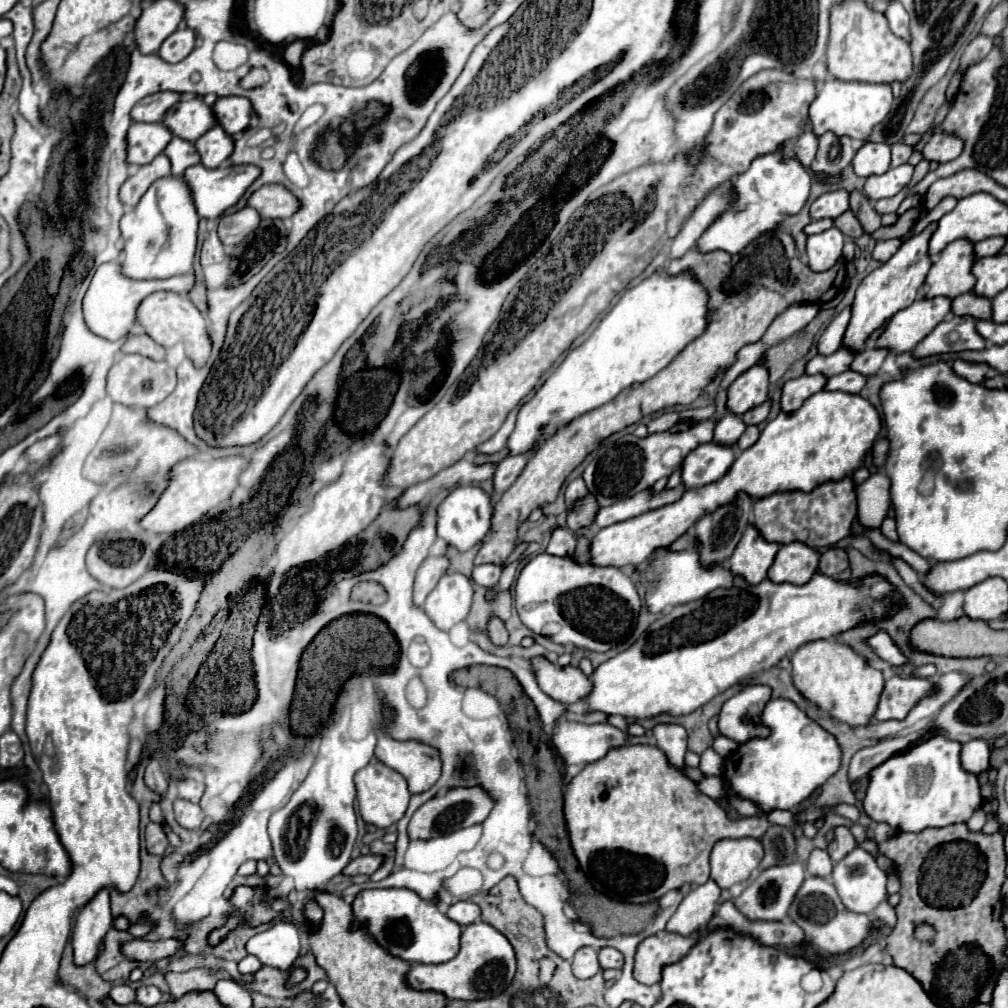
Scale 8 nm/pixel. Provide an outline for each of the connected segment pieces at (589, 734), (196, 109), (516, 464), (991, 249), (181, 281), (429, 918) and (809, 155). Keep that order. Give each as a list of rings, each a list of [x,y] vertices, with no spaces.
[[[560,720],[556,732],[552,734],[552,744],[566,762],[564,773],[565,790],[567,784],[580,771],[580,765],[587,765],[608,754],[610,748],[626,746],[626,734],[610,724],[578,724]]]
[[[184,98],[172,106],[162,120],[168,130],[188,142],[196,142],[206,130],[210,130],[216,120],[212,108],[202,102],[202,98]]]
[[[528,452],[528,456],[510,456],[510,458],[504,458],[496,466],[496,472],[494,472],[494,478],[492,478],[496,494],[502,494],[510,484],[514,484],[514,480],[522,472],[522,468],[524,468],[524,464],[528,462],[530,456],[532,456],[532,452]]]
[[[996,236],[996,238],[986,238],[986,240],[980,240],[974,244],[974,258],[980,260],[980,258],[988,258],[988,256],[994,256],[1002,246],[1004,246],[1004,236]]]
[[[106,262],[106,264],[98,266],[98,270],[88,286],[88,292],[82,300],[84,322],[86,322],[88,330],[94,332],[96,336],[102,336],[106,340],[120,340],[132,330],[136,304],[140,304],[140,300],[144,296],[148,296],[156,290],[174,290],[174,292],[186,294],[192,288],[192,284],[194,284],[194,274],[166,278],[166,280],[132,280],[120,272],[120,264]]]
[[[408,888],[362,890],[354,900],[354,926],[366,926],[368,934],[390,954],[412,964],[440,964],[460,950],[462,928],[436,904],[418,898]]]
[[[806,132],[800,138],[796,138],[794,144],[796,144],[796,152],[792,152],[792,156],[796,156],[804,166],[810,166],[810,162],[816,156],[816,150],[818,150],[816,136],[812,132]]]

